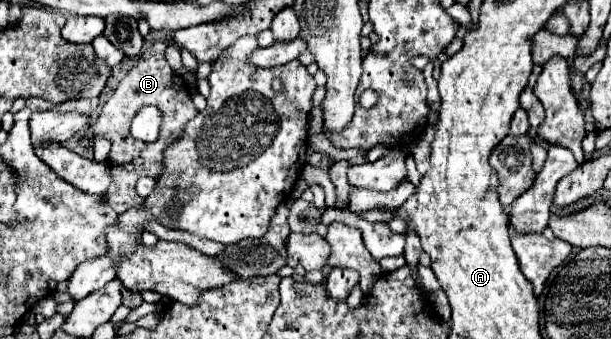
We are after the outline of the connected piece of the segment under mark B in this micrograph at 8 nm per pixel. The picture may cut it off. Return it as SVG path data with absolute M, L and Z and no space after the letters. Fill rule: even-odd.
M153 41L137 61L137 65L121 79L115 93L109 97L109 101L103 105L103 111L93 125L93 133L99 137L105 137L111 141L111 153L109 153L109 167L113 175L113 185L109 185L107 201L110 207L118 214L124 213L131 207L139 207L143 203L143 197L135 191L135 181L143 175L159 177L163 171L163 149L173 143L181 135L181 127L185 127L187 121L191 121L197 115L197 109L189 97L187 85L181 81L181 77L171 69L165 57L167 41ZM143 105L155 105L163 113L163 125L161 135L155 143L143 143L131 137L129 125L133 115Z

